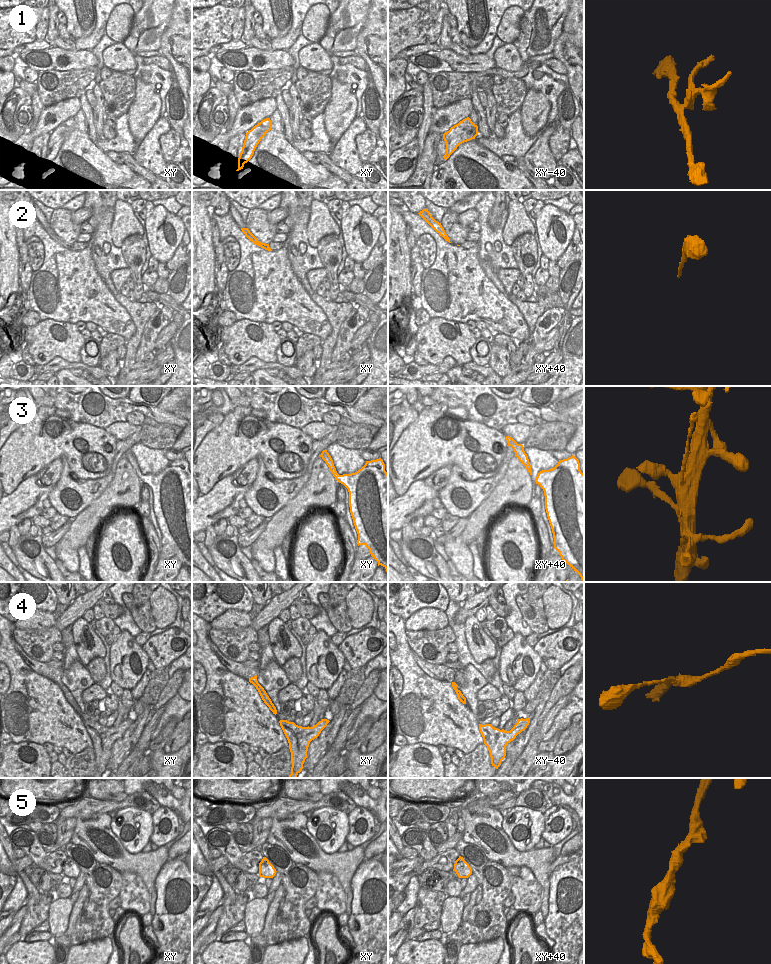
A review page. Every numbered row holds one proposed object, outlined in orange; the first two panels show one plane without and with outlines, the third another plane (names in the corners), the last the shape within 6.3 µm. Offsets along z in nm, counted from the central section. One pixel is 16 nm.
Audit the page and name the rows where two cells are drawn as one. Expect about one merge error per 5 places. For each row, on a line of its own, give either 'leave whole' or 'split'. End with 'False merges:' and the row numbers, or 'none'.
1: split
2: leave whole
3: split
4: leave whole
5: leave whole
False merges: 1, 3

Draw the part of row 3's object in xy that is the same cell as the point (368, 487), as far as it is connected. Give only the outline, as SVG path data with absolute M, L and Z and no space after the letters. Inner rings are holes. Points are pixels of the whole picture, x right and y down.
M381 458L366 461L355 473L339 475L330 470L335 479L349 492L349 507L355 529L358 534L357 544L365 545L371 556L386 569L388 576L388 473Z

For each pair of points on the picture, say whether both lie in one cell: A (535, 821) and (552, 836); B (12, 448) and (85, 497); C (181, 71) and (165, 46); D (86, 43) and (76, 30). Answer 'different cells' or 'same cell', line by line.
A: different cells
B: different cells
C: same cell
D: different cells

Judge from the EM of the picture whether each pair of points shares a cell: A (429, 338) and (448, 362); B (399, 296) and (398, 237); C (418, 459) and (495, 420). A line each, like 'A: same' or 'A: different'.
A: different
B: same
C: different

